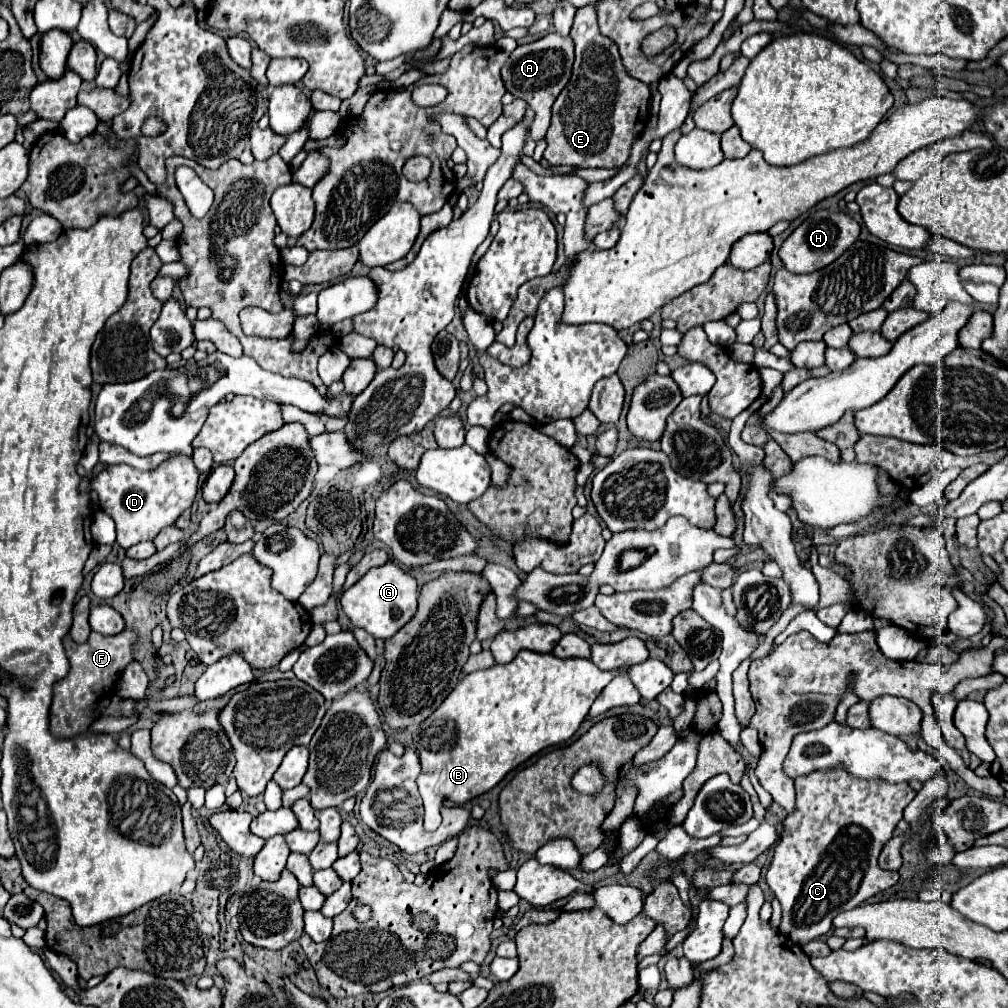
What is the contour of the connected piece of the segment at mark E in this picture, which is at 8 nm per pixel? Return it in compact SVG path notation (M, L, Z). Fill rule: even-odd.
M594 4L576 10L570 36L575 44L572 75L570 84L552 106L544 158L550 164L582 164L591 169L620 168L630 158L634 140L646 128L650 90L644 82L628 76L616 42L598 32ZM604 132L610 132L606 146Z

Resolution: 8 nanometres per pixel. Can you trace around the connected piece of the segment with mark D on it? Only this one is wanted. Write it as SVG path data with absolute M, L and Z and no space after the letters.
M174 454L148 472L126 464L108 466L106 470L94 474L90 486L98 492L100 508L116 522L116 542L126 550L142 540L154 540L162 528L172 526L176 518L192 506L198 490L198 476L200 472L190 456Z

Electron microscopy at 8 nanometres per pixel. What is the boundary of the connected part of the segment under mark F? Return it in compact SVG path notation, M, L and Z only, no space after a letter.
M124 630L114 636L102 636L102 634L90 632L90 638L84 644L76 644L68 636L64 638L64 650L70 660L70 672L52 686L54 696L52 696L52 704L50 704L48 722L50 722L50 732L54 736L72 738L72 736L78 736L88 730L88 726L92 722L94 702L112 690L118 676L126 668L126 664L134 660L132 650L130 650L134 640L136 640L136 636L130 630Z

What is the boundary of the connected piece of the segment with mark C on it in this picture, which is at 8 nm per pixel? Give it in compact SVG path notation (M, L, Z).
M814 772L812 776L794 780L794 786L796 806L782 822L782 834L774 846L766 882L782 904L780 932L794 944L802 946L824 936L832 928L834 916L838 916L842 910L860 906L864 900L899 881L898 872L882 870L878 866L878 854L882 846L892 838L898 822L902 820L906 804L912 802L916 792L908 784L852 780L852 776L844 776L844 772Z

